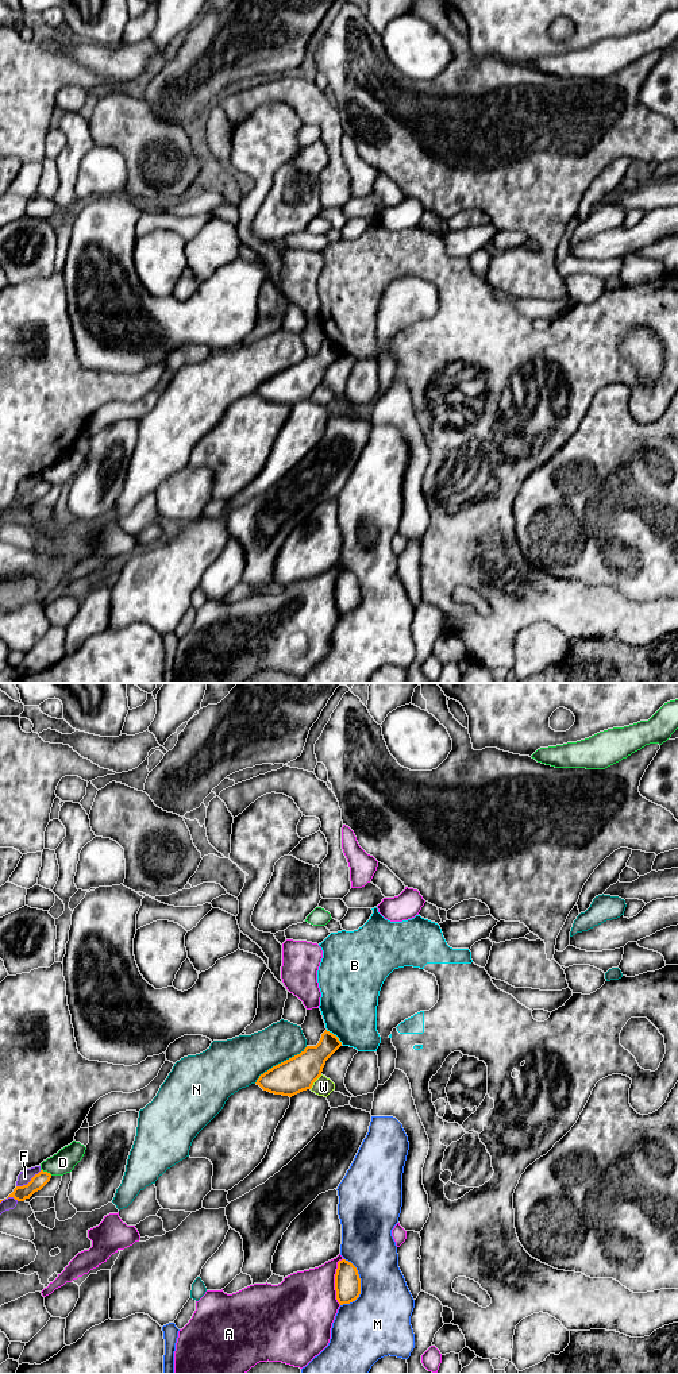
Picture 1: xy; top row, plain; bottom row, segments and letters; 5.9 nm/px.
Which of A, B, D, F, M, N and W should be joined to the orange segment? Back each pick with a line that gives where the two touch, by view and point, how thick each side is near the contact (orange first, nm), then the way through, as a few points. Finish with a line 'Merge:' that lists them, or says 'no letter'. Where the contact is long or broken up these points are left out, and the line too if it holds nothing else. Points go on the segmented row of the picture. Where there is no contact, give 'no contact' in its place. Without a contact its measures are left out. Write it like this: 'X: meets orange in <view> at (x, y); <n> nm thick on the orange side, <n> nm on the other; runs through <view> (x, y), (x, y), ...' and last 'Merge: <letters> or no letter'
Merge: no letter

